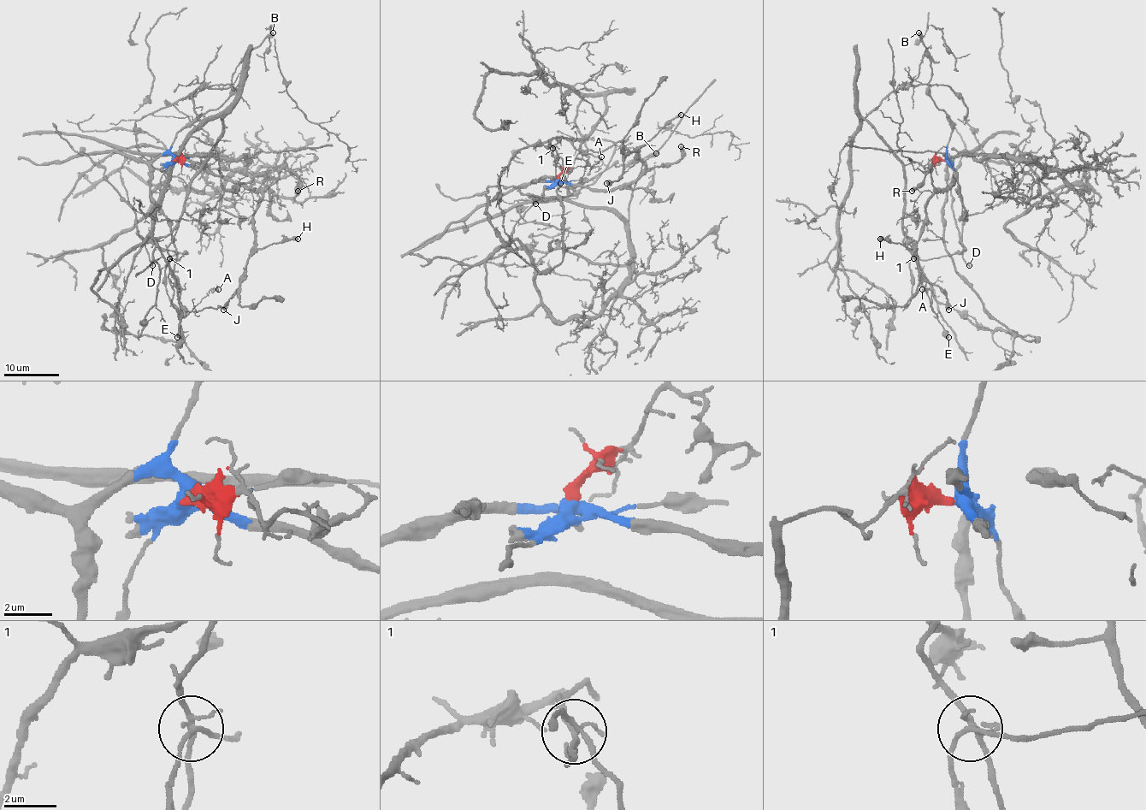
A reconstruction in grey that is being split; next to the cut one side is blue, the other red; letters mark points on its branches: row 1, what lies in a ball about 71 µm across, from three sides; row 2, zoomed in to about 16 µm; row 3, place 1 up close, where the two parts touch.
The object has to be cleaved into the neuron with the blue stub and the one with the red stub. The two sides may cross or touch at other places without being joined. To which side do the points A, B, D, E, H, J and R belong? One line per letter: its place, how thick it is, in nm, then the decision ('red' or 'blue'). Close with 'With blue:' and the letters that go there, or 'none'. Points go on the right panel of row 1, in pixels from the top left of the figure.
A: at (922, 289); 100 nm thick; red
B: at (918, 32); 500 nm thick; blue
D: at (969, 265); 170 nm thick; blue
E: at (948, 337); 550 nm thick; red
H: at (880, 239); 400 nm thick; blue
J: at (948, 310); 480 nm thick; blue
R: at (912, 191); 460 nm thick; blue
With blue: B, D, H, J, R

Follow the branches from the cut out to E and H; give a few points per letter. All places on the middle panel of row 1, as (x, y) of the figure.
E: (558, 179), (570, 167), (583, 138), (551, 140), (551, 154), (562, 172), (561, 183)
H: (558, 179), (598, 190), (626, 186), (645, 168), (637, 159), (637, 151), (681, 114)

